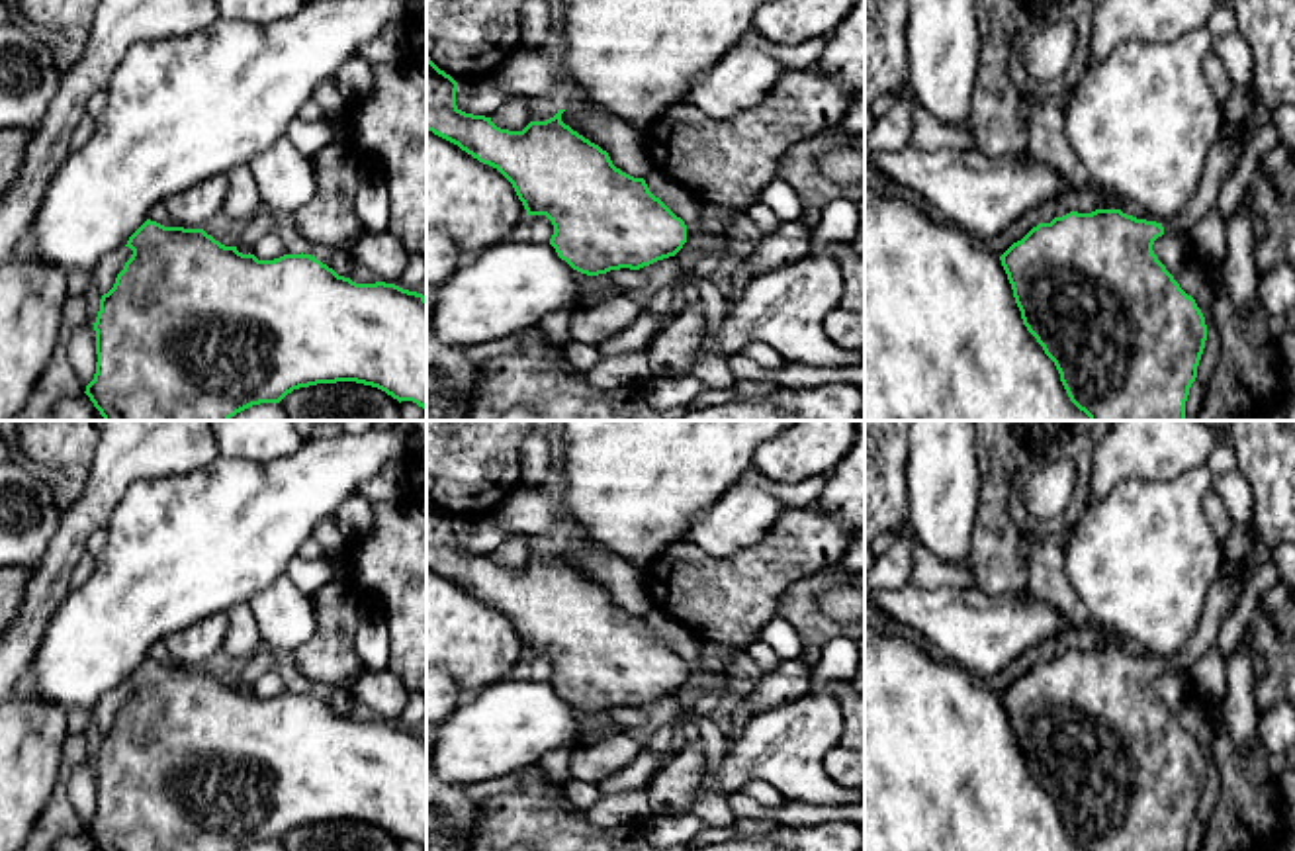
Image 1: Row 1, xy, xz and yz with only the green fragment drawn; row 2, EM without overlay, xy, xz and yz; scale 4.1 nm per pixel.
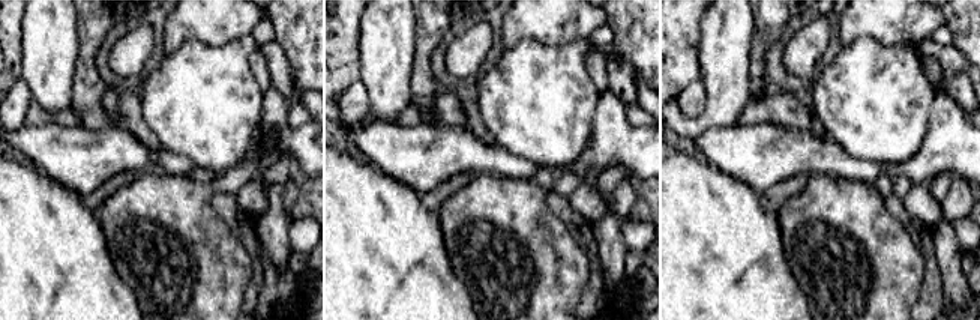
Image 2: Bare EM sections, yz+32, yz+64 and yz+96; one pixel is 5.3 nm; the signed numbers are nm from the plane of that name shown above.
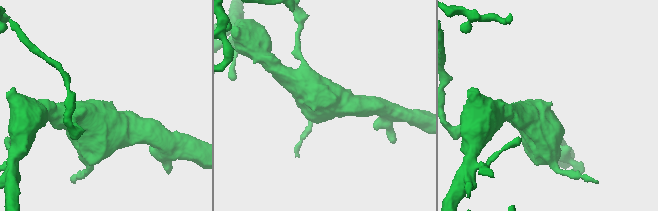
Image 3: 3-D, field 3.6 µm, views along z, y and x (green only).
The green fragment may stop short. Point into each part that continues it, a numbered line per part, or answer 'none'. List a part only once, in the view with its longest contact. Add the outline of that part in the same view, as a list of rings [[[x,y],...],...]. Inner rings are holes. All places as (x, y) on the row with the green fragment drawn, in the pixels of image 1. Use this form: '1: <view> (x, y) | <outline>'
1: yz (1227, 149) | [[[1252,104],[1246,119],[1236,127],[1230,127],[1223,115],[1217,139],[1205,158],[1205,172],[1201,176],[1199,190],[1176,219],[1162,225],[1164,233],[1187,235],[1195,221],[1215,209],[1221,186],[1230,178],[1244,147],[1268,123],[1272,123],[1272,110],[1262,104]]]

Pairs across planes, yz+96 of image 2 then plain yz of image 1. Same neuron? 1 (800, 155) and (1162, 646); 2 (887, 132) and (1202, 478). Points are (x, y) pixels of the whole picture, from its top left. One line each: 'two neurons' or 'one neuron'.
1: two neurons
2: one neuron

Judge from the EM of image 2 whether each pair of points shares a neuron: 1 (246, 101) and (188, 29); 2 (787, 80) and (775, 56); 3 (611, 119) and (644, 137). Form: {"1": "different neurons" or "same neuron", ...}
{"1": "different neurons", "2": "same neuron", "3": "same neuron"}

